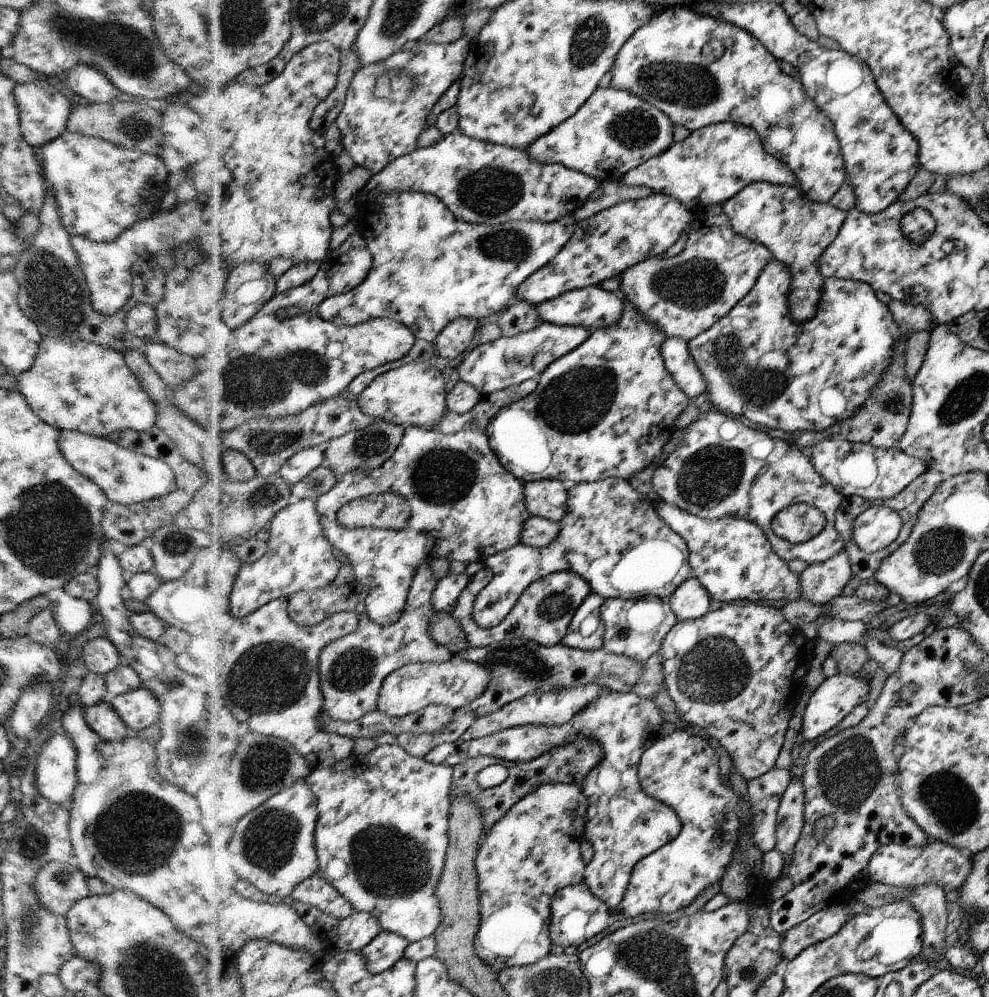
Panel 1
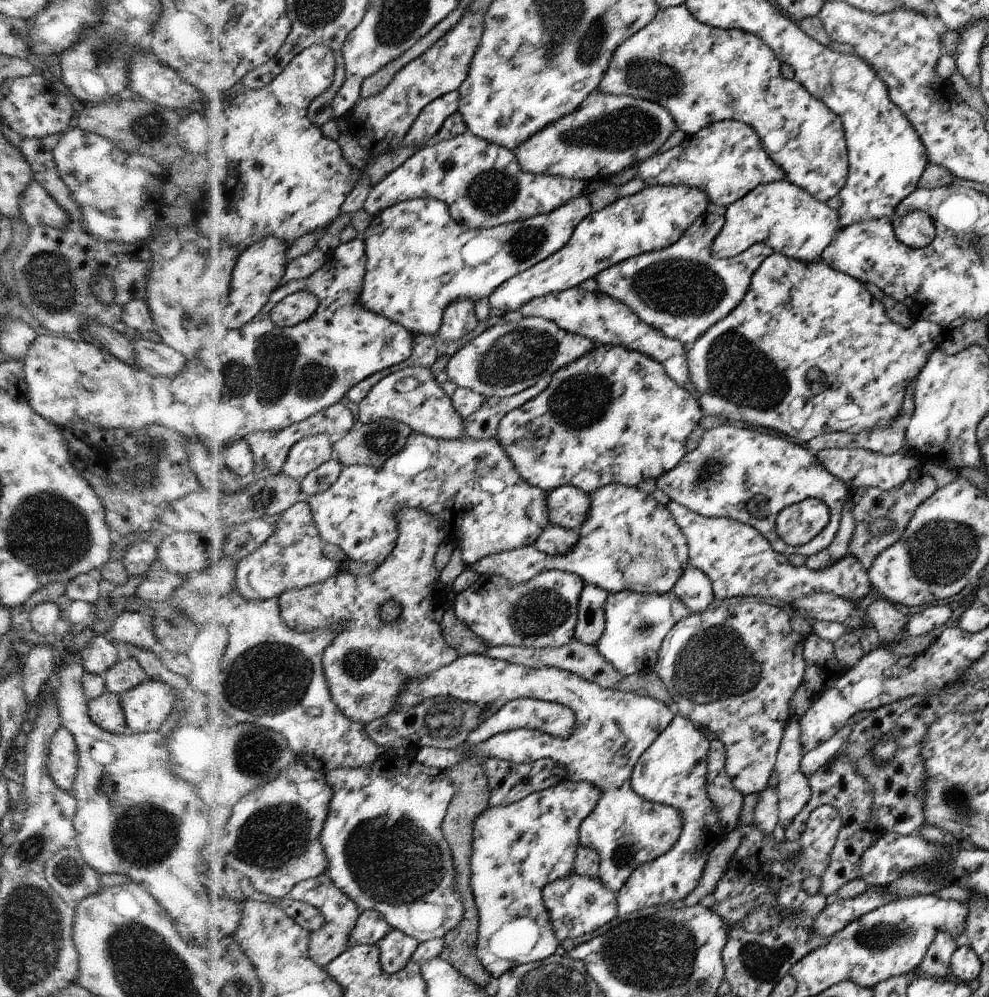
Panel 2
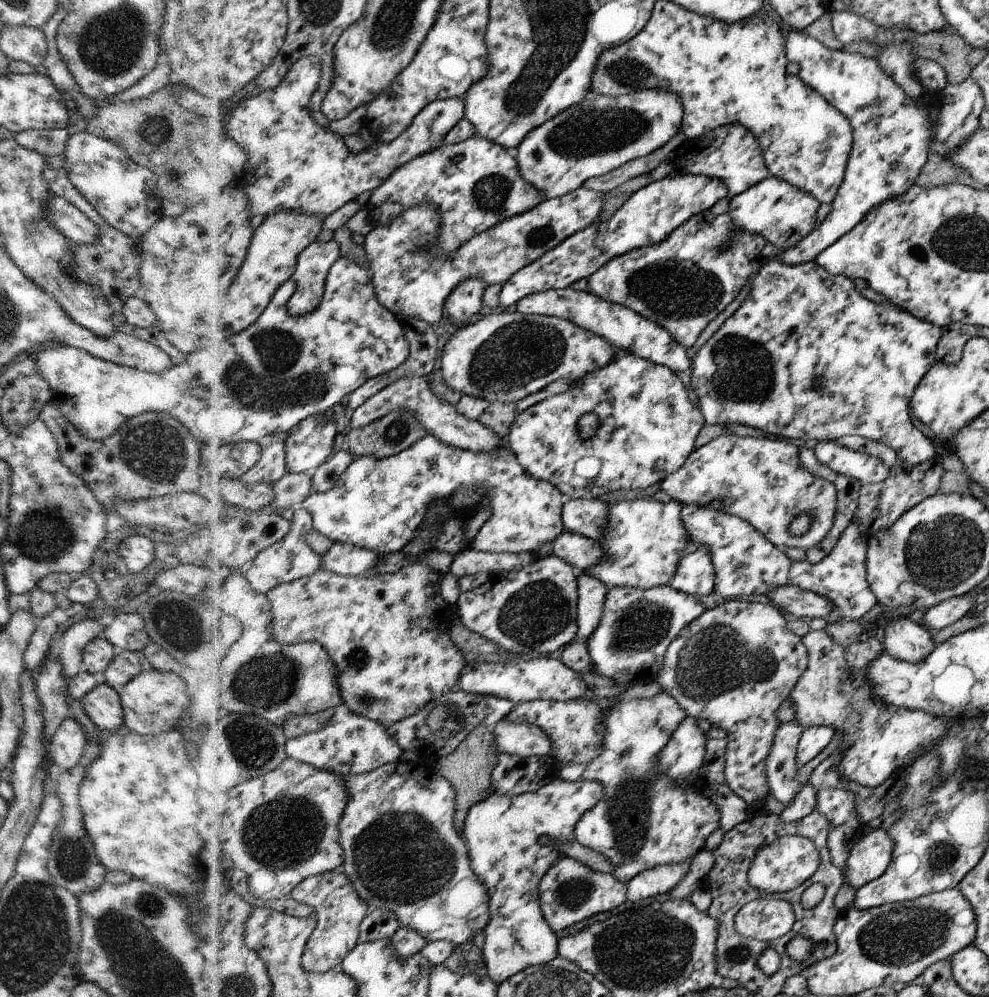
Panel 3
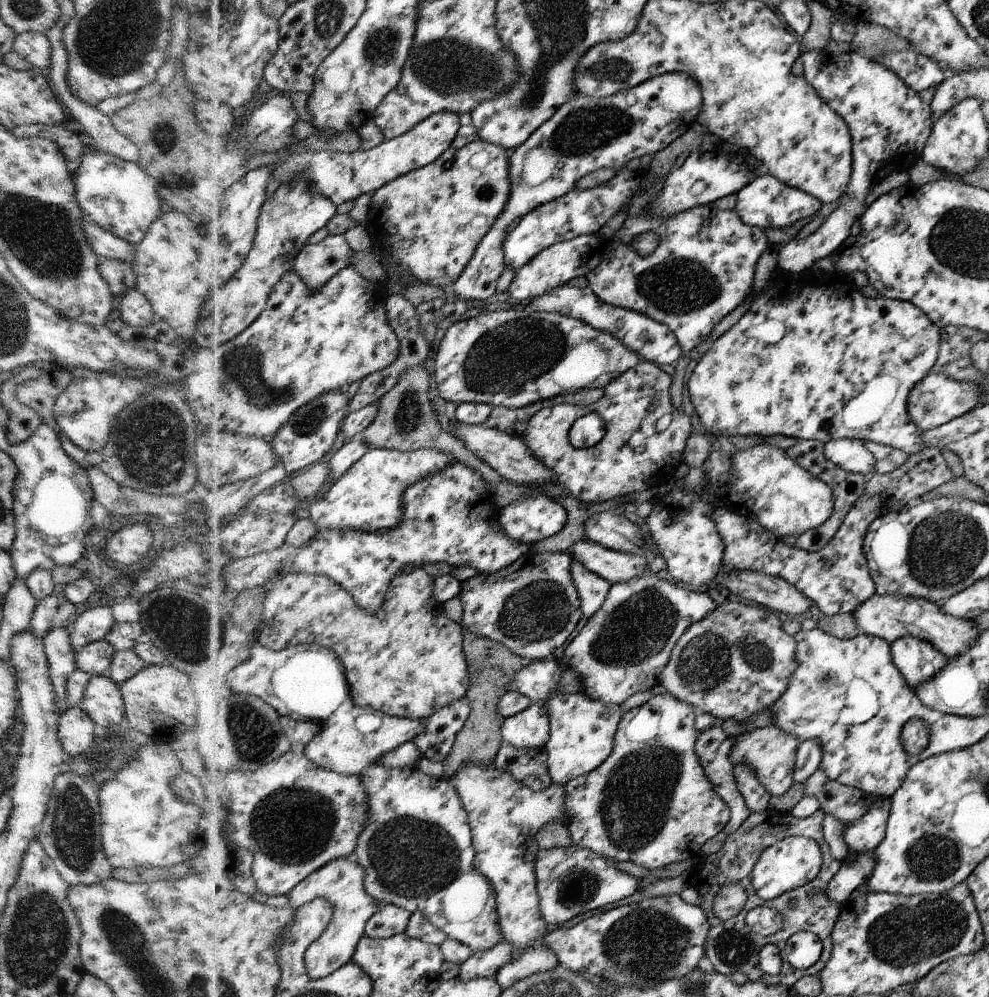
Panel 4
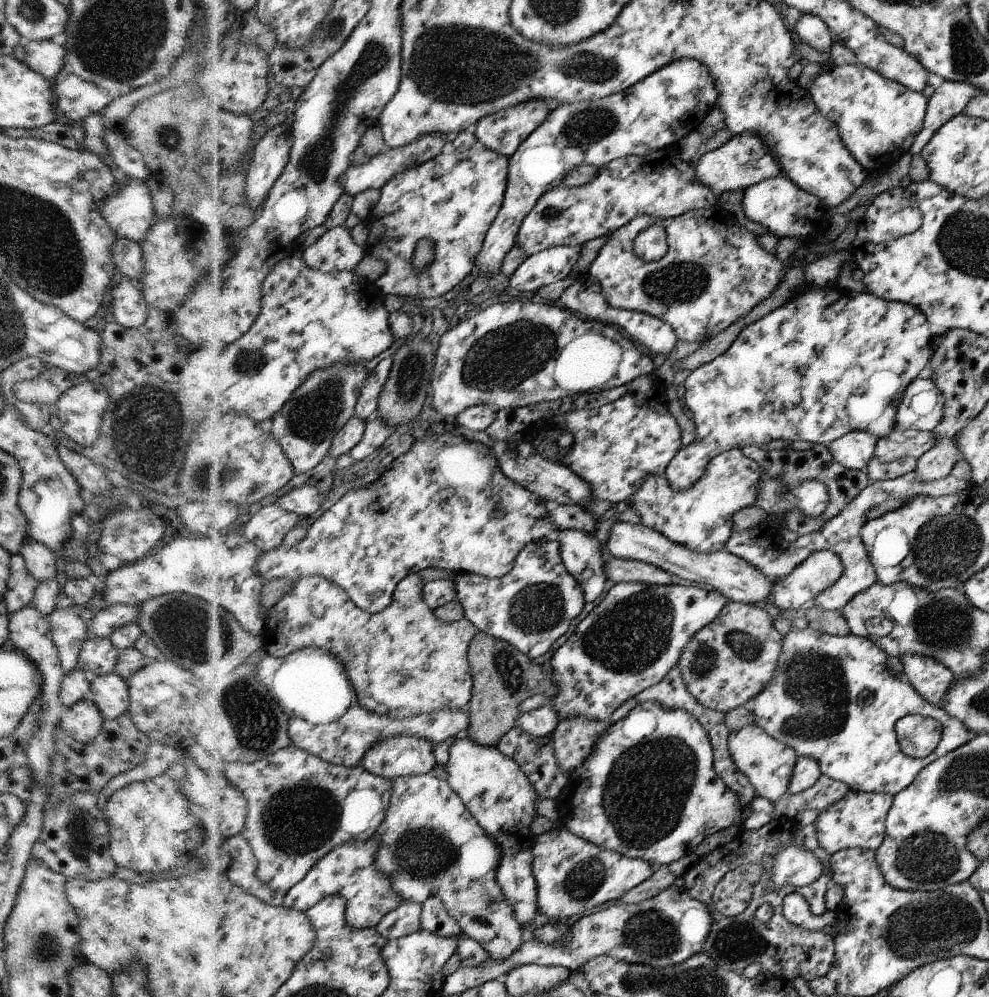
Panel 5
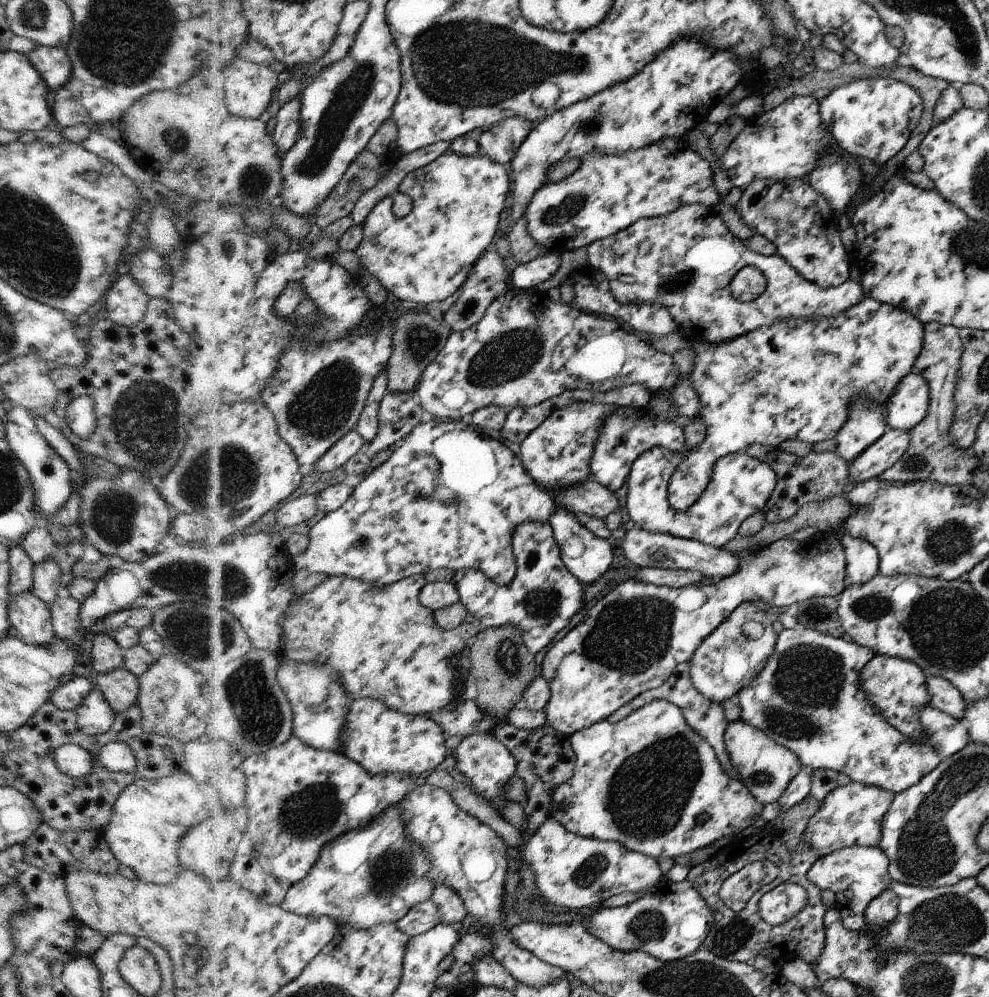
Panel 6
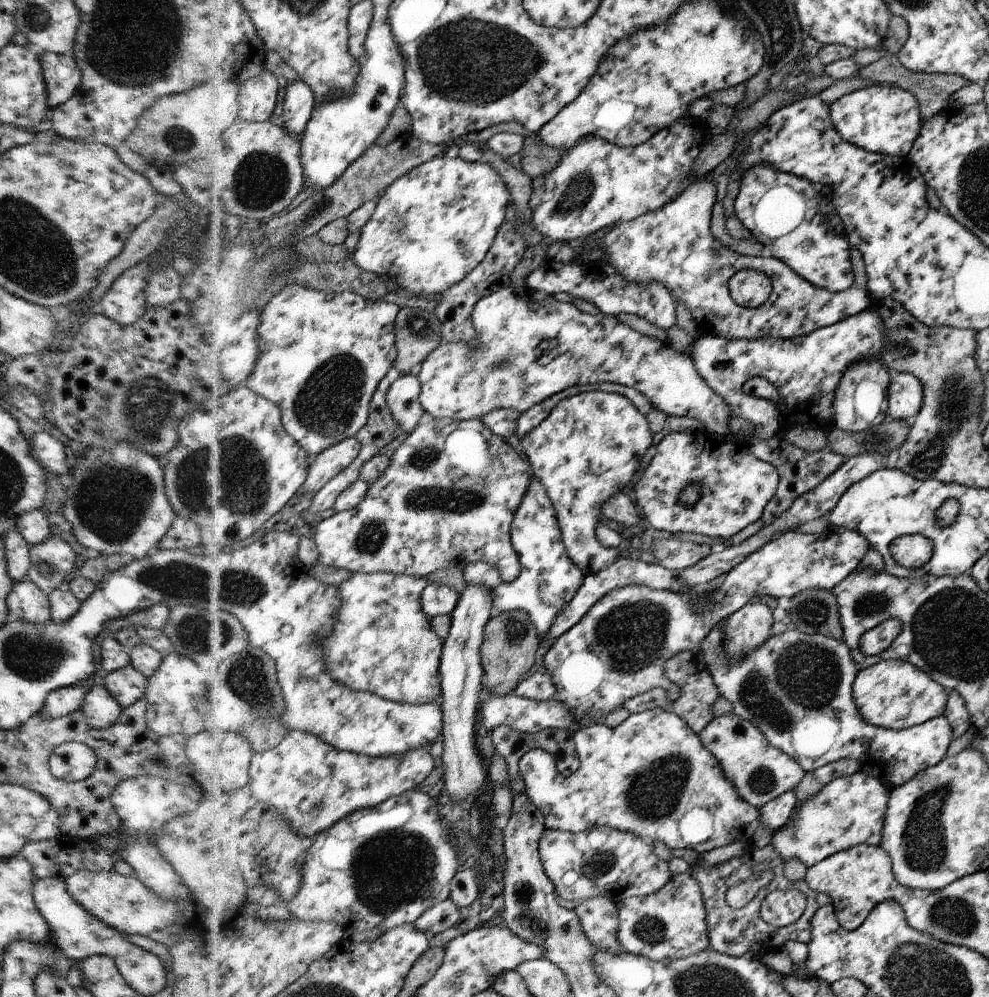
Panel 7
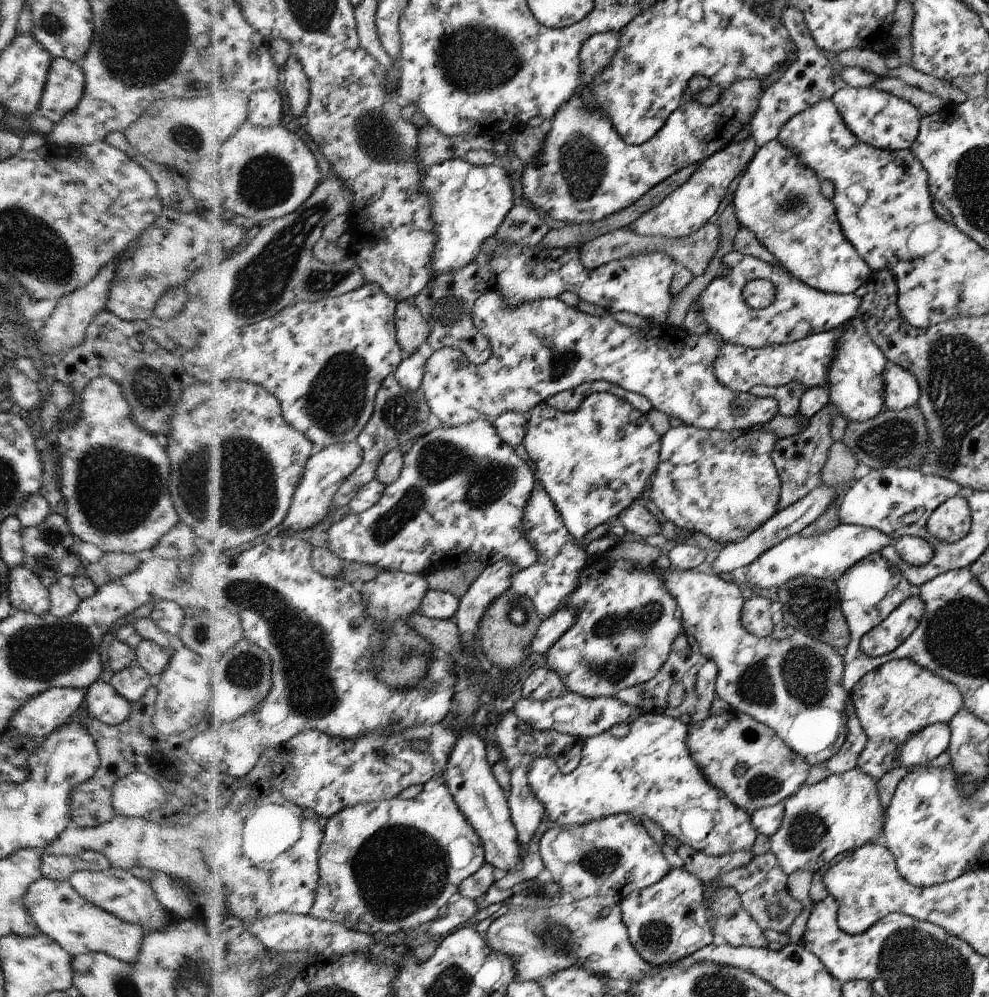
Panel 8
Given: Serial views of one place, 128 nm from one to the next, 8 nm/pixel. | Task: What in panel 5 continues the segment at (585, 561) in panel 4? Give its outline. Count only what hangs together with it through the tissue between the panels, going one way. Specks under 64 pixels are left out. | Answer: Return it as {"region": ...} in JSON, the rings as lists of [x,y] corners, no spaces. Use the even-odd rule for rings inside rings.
{"region":[[[613,558],[604,563],[604,574],[615,584],[636,582],[645,584],[672,585],[672,575],[655,565],[636,561]]]}

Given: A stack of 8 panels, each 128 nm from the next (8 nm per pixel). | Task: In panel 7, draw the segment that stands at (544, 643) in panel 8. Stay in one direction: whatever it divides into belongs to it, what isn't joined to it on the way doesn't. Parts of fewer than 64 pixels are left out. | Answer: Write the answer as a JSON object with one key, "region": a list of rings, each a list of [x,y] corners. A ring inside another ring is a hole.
{"region":[[[620,558],[614,562],[610,568],[606,568],[606,570],[600,570],[600,572],[596,572],[596,574],[589,573],[586,576],[585,585],[578,590],[573,601],[559,614],[552,628],[546,632],[546,639],[558,639],[562,634],[573,629],[578,622],[581,622],[581,618],[588,613],[588,610],[593,609],[594,604],[597,604],[602,596],[606,596],[606,594],[610,593],[610,590],[616,590],[616,588],[624,588],[624,586],[630,585],[642,585],[652,587],[656,590],[674,590],[674,592],[678,592],[678,594],[687,591],[688,589],[682,588],[682,582],[678,580],[676,574],[676,571],[668,570],[660,566],[660,564],[647,564],[646,562],[642,562],[642,560],[636,560],[636,558],[634,558],[634,560],[632,558]],[[722,625],[712,628],[706,640],[702,642],[699,651],[704,656],[712,672],[713,681],[718,692],[734,707],[734,713],[748,722],[752,722],[774,747],[794,758],[804,768],[805,773],[842,760],[859,761],[859,771],[877,778],[888,788],[896,788],[906,784],[930,768],[939,764],[945,757],[948,747],[954,740],[954,728],[950,728],[944,716],[932,718],[921,725],[915,725],[900,731],[886,729],[866,722],[854,701],[853,683],[857,679],[858,664],[850,651],[848,644],[842,639],[821,636],[820,634],[805,634],[789,627],[787,632],[770,638],[752,654],[746,654],[740,660],[732,660],[724,652],[724,628]]]}

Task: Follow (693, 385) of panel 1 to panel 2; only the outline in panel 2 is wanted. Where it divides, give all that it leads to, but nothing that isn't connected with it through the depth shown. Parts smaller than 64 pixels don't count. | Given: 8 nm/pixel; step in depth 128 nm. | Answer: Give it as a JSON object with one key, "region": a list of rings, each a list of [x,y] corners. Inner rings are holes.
{"region":[[[572,287],[559,293],[533,298],[519,310],[526,317],[542,317],[555,322],[565,331],[593,339],[599,345],[623,346],[629,351],[641,352],[657,359],[672,378],[690,387],[688,348],[679,340],[667,337],[662,331],[646,324],[626,303],[597,291]]]}

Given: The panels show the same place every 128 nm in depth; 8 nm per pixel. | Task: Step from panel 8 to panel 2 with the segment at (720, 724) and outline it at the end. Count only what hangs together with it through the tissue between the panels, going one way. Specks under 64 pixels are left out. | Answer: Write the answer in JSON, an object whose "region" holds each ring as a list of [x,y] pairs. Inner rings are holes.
{"region":[[[798,720],[785,726],[784,737],[777,752],[774,772],[778,776],[777,795],[779,804],[779,824],[786,830],[793,818],[807,805],[811,795],[809,779],[801,771],[804,757],[801,743],[801,725]]]}

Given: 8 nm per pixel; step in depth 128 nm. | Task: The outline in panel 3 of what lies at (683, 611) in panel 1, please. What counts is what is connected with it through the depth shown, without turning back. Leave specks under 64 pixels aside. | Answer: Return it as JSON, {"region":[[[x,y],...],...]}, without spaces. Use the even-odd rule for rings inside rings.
{"region":[[[690,540],[686,554],[682,556],[682,562],[669,585],[684,594],[700,598],[715,592],[716,571],[710,560],[708,546]]]}

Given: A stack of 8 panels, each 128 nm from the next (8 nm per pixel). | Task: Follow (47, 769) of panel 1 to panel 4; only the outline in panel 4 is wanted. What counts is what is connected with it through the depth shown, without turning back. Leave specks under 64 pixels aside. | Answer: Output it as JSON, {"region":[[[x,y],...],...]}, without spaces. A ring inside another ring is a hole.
{"region":[[[76,705],[72,709],[66,709],[61,716],[57,738],[64,753],[72,757],[86,753],[98,733],[98,726],[92,718],[80,708],[80,705]]]}

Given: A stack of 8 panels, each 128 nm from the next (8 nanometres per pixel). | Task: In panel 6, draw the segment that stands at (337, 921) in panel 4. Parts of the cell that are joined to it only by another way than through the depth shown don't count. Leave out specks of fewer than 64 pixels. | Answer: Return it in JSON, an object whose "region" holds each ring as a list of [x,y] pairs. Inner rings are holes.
{"region":[[[402,803],[392,806],[369,826],[326,844],[310,875],[288,887],[283,908],[298,915],[333,917],[363,930],[400,923],[414,908],[434,900],[439,885],[429,878],[433,860],[407,831],[404,810]]]}

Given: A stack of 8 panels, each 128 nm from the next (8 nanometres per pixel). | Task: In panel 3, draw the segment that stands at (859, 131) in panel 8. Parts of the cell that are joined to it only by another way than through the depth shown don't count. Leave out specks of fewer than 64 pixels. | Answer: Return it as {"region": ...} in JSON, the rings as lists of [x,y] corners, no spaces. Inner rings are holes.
{"region":[[[786,30],[786,58],[799,64],[799,78],[848,118],[853,128],[849,169],[845,171],[840,192],[831,203],[832,212],[808,237],[784,252],[779,251],[776,256],[786,264],[802,264],[816,260],[822,250],[850,233],[872,210],[886,204],[886,200],[904,196],[915,186],[921,170],[931,158],[932,120],[928,120],[926,112],[918,108],[906,91],[872,58],[829,50],[812,35],[796,30]]]}

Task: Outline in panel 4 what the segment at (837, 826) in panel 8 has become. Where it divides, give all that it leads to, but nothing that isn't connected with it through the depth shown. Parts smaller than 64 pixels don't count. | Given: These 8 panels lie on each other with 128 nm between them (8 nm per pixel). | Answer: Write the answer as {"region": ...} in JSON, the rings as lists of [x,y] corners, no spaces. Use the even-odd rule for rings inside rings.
{"region":[[[879,798],[878,802],[874,802],[862,818],[858,818],[856,822],[846,823],[842,838],[852,854],[870,852],[885,841],[885,831],[891,809],[889,798]]]}

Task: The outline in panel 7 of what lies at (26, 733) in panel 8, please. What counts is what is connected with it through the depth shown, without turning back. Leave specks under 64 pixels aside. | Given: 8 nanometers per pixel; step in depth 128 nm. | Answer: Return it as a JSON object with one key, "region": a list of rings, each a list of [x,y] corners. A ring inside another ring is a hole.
{"region":[[[66,686],[48,694],[44,706],[39,712],[44,712],[48,718],[61,718],[75,712],[83,704],[88,688],[80,686]]]}

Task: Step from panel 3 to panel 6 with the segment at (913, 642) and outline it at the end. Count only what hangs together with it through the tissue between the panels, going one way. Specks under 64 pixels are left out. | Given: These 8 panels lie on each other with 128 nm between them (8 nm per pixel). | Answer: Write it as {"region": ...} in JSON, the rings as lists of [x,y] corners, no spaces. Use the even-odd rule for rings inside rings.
{"region":[[[926,675],[926,690],[930,693],[930,705],[952,718],[963,720],[964,696],[956,686],[942,676]]]}

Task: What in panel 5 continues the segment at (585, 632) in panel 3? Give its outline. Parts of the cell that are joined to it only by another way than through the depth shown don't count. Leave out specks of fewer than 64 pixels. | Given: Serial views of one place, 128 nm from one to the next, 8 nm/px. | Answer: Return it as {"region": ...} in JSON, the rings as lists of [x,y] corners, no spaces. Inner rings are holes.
{"region":[[[587,530],[559,532],[562,563],[585,591],[586,603],[594,602],[604,592],[607,578],[604,574],[601,542]]]}

